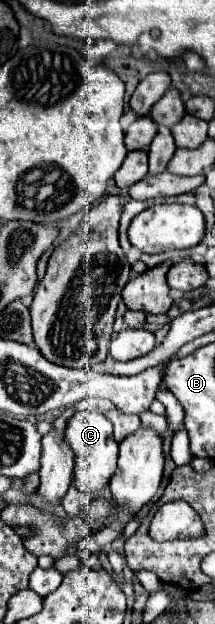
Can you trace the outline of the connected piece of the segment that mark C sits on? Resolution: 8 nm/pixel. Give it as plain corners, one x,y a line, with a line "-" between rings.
76,411
64,429
64,441
72,447
76,453
76,487
78,491
86,495
96,495
102,487
108,485
110,477
116,471
116,457
118,457
118,445
112,437
112,423
106,415
102,413
92,413
92,411

